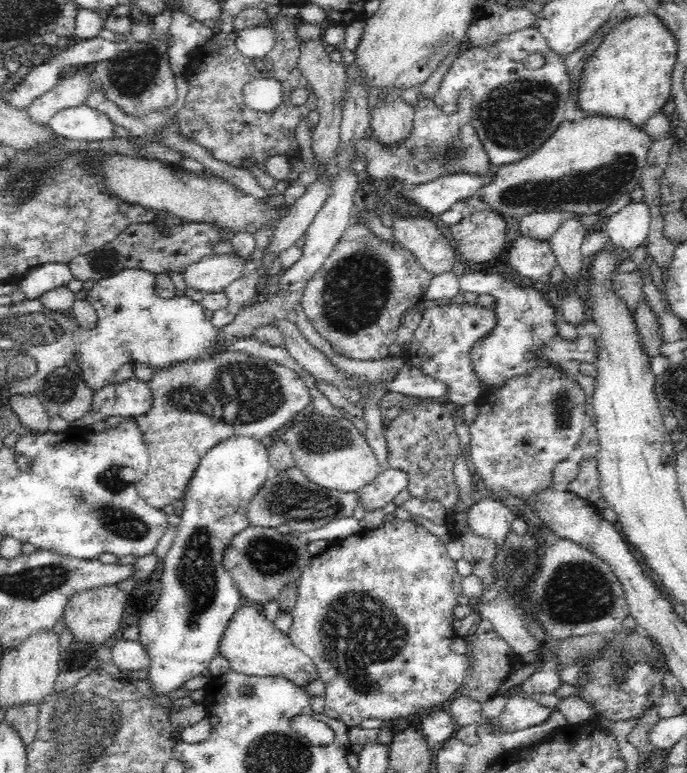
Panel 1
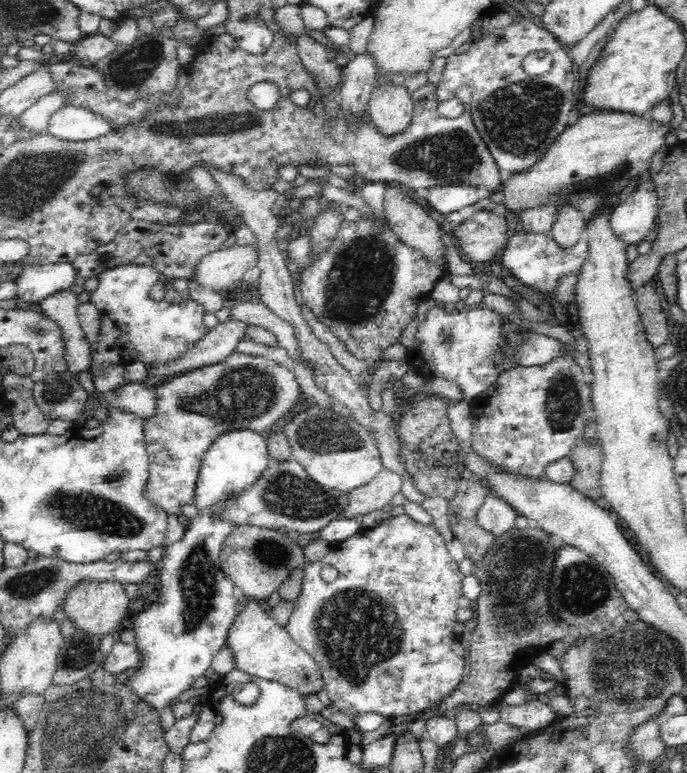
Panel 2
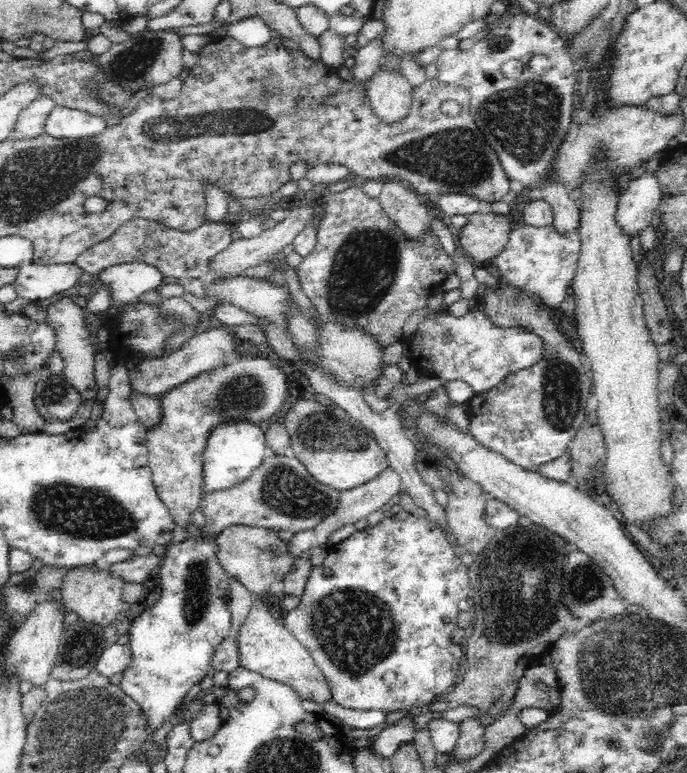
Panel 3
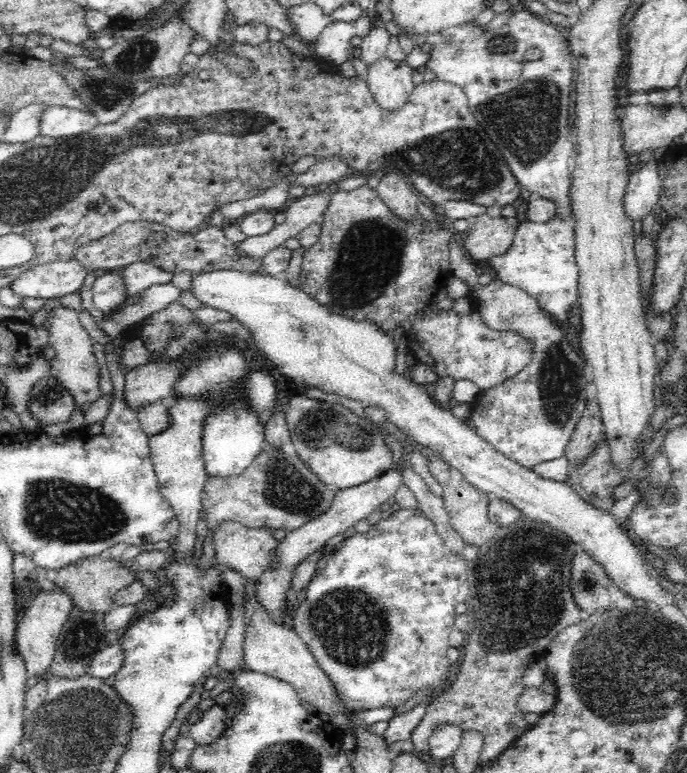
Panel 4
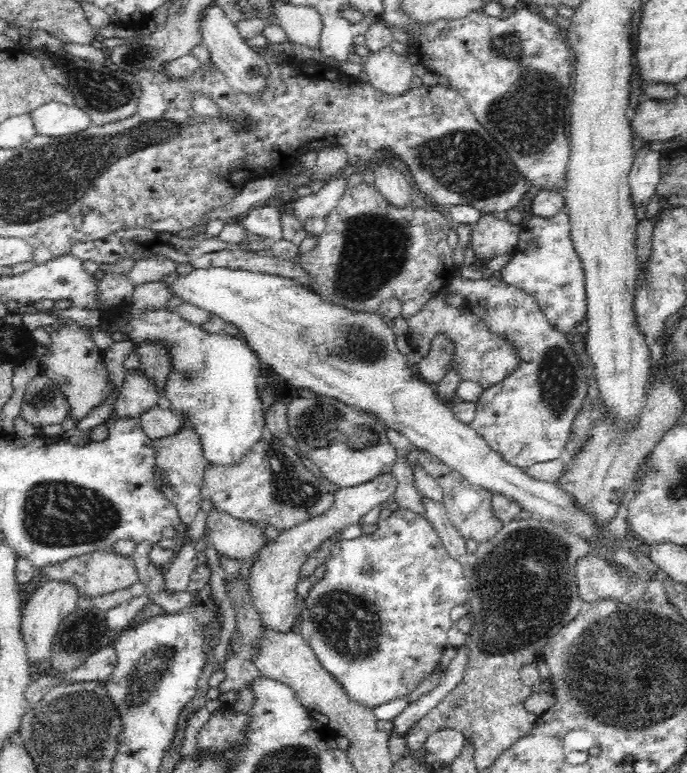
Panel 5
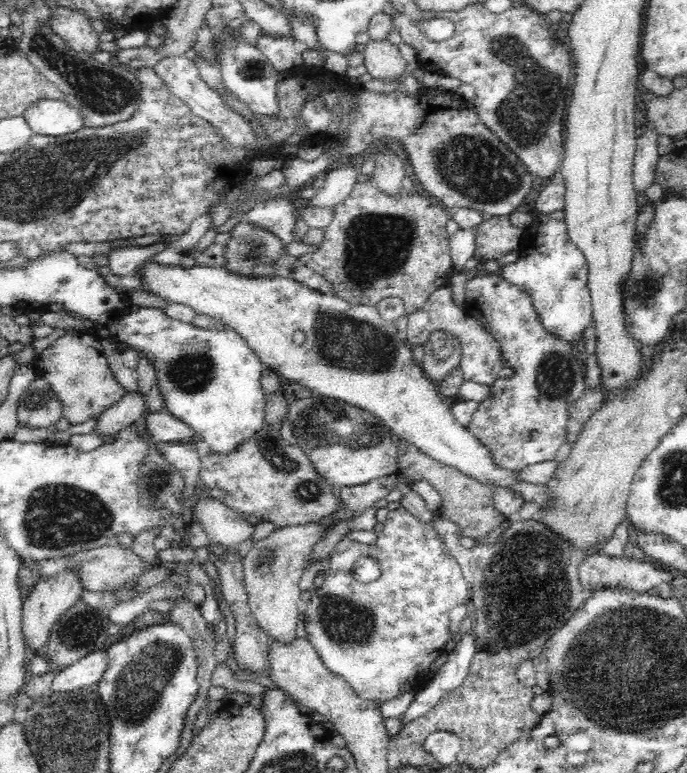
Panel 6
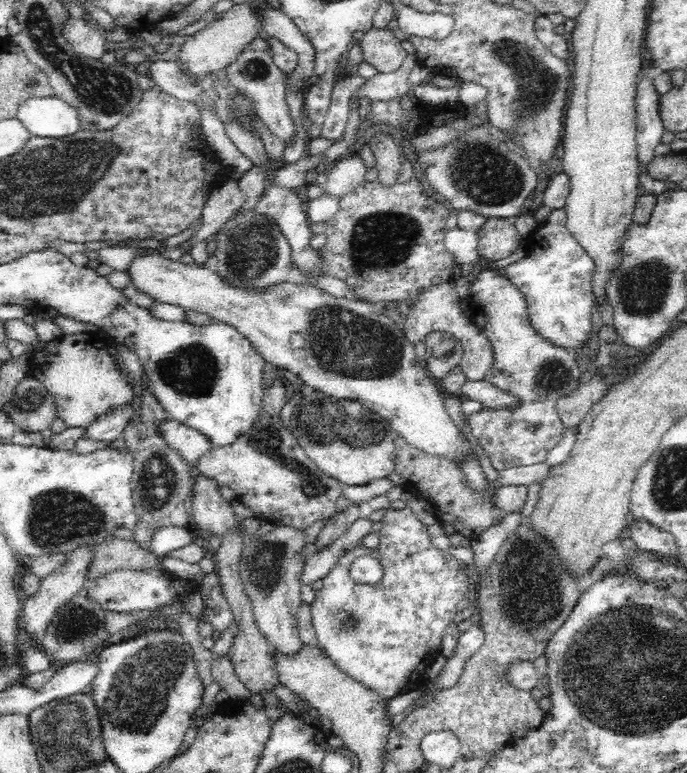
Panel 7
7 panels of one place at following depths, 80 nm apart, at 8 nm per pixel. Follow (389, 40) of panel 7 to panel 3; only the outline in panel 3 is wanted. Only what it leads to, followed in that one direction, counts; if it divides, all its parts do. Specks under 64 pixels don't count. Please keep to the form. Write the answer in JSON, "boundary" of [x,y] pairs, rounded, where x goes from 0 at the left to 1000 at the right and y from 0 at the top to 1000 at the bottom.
{"boundary":[[[579,84],[574,88],[556,85],[553,91],[547,89],[539,97],[533,115],[544,146],[557,158],[579,158],[598,138],[603,113]]]}

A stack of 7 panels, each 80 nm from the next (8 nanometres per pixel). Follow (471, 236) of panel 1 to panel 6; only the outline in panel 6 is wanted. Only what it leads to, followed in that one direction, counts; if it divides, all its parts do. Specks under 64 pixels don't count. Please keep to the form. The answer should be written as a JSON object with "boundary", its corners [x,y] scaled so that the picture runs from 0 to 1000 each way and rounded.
{"boundary":[[[709,279],[699,292],[693,295],[693,321],[694,334],[722,336],[747,323],[753,325],[758,316],[763,298],[745,291],[745,285],[726,282],[726,279]]]}

